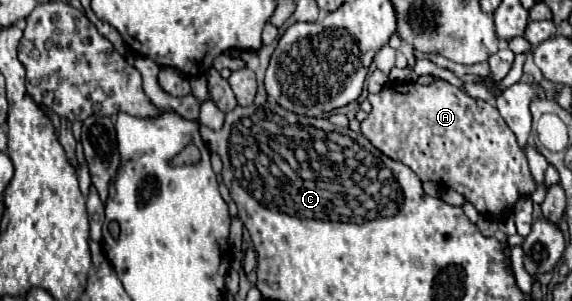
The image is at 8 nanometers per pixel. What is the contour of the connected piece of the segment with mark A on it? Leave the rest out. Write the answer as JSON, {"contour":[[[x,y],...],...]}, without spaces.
{"contour":[[[433,81],[429,85],[419,83],[391,83],[377,95],[369,95],[373,105],[367,119],[361,123],[361,133],[387,157],[411,167],[411,171],[425,183],[433,181],[441,187],[451,187],[461,193],[473,207],[489,219],[505,219],[509,207],[525,195],[531,195],[537,185],[531,177],[527,157],[515,141],[513,131],[499,115],[497,107],[487,101],[465,95],[459,87],[447,81]]]}

